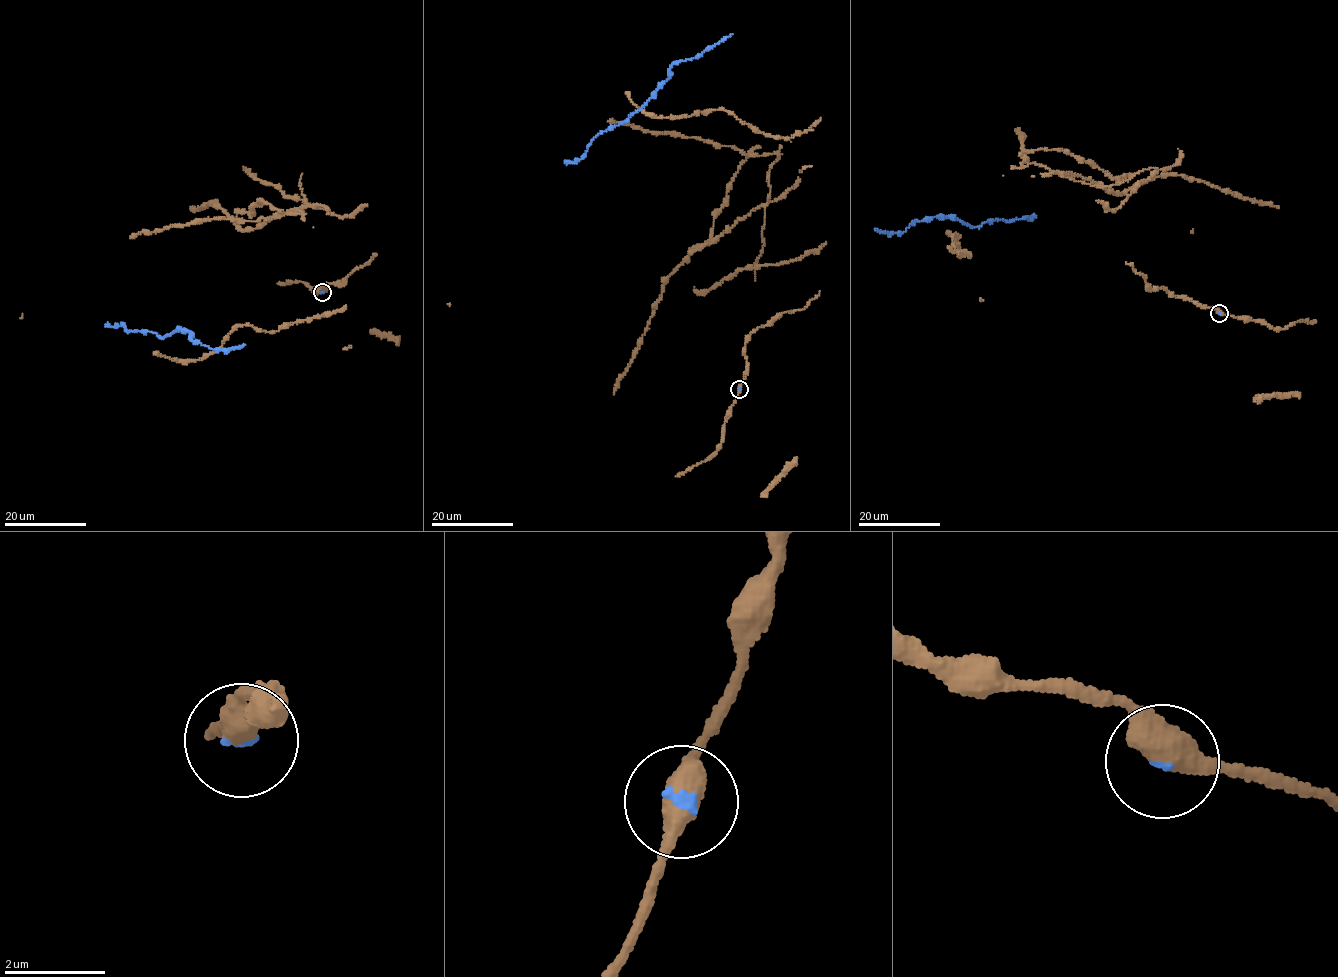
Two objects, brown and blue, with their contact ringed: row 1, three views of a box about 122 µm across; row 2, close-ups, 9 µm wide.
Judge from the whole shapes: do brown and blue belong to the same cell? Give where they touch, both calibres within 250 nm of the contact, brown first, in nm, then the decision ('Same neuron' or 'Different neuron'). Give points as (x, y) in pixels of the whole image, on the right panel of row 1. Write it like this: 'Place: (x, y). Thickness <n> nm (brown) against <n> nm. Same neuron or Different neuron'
Place: (1219, 313). Thickness 480 nm (brown) against 110 nm. Same neuron

